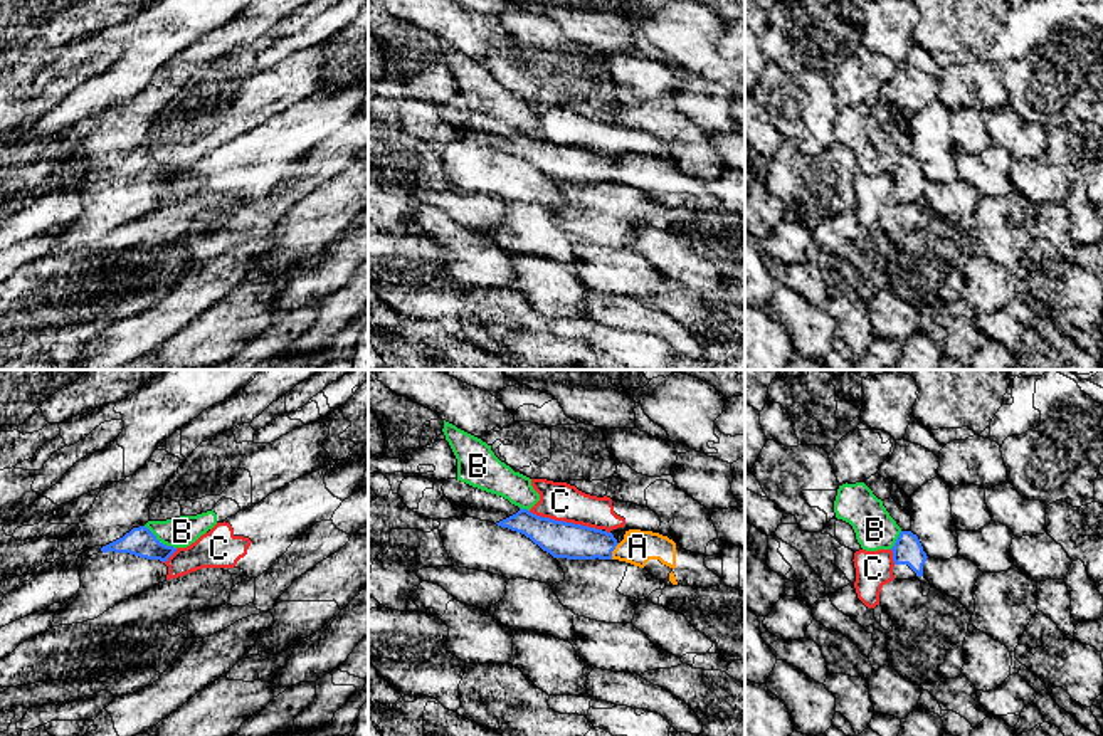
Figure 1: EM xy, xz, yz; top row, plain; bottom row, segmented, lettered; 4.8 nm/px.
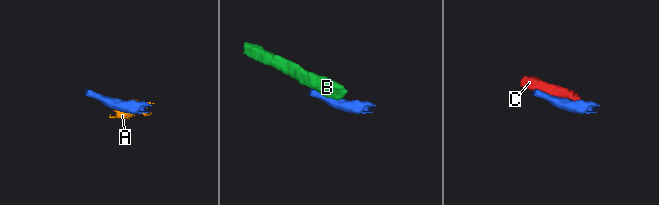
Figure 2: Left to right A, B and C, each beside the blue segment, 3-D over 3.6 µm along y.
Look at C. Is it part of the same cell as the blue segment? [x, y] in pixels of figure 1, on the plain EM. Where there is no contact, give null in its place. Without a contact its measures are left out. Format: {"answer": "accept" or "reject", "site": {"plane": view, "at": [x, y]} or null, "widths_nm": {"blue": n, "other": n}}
{"answer": "reject", "site": {"plane": "xz", "at": [564, 145]}, "widths_nm": {"blue": 180, "other": 190}}

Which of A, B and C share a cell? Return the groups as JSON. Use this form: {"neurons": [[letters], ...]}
{"neurons": [["A"], ["B"], ["C"]]}

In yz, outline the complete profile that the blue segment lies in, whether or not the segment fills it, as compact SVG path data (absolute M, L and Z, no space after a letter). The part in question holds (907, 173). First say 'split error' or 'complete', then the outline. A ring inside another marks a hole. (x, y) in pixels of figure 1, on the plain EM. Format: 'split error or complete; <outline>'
split error; M901 155L891 175L895 203L923 200L923 188L928 180L916 158L911 155Z

